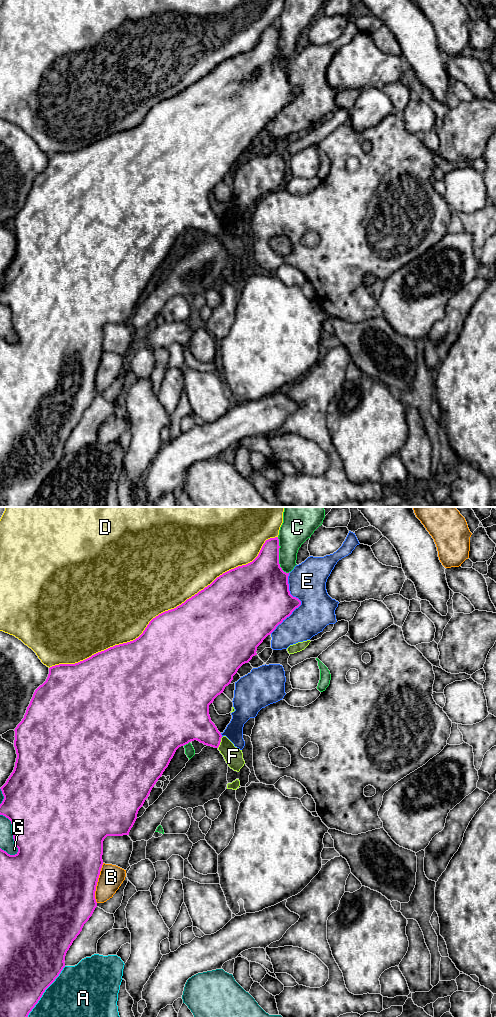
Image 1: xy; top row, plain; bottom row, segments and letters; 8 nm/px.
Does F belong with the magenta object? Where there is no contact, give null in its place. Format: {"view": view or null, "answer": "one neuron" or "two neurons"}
{"view": "xy", "answer": "two neurons"}

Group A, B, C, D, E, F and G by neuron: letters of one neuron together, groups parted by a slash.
A / B / C / D / E / F / G

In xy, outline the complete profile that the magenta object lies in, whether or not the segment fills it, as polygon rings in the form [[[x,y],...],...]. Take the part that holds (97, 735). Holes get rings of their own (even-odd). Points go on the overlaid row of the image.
[[[278,537],[266,540],[252,562],[223,573],[181,605],[153,618],[135,640],[115,645],[75,664],[52,666],[46,681],[35,690],[24,718],[14,730],[17,754],[14,770],[0,788],[4,796],[0,804],[0,815],[11,821],[14,844],[18,848],[15,855],[0,848],[0,1017],[28,1017],[45,990],[65,967],[67,951],[97,907],[95,891],[103,865],[104,839],[107,836],[129,835],[139,809],[176,750],[194,740],[214,748],[219,747],[222,735],[211,721],[209,705],[223,693],[238,669],[257,655],[257,647],[263,640],[301,605],[301,601],[290,594],[289,573],[280,567],[279,548]]]

